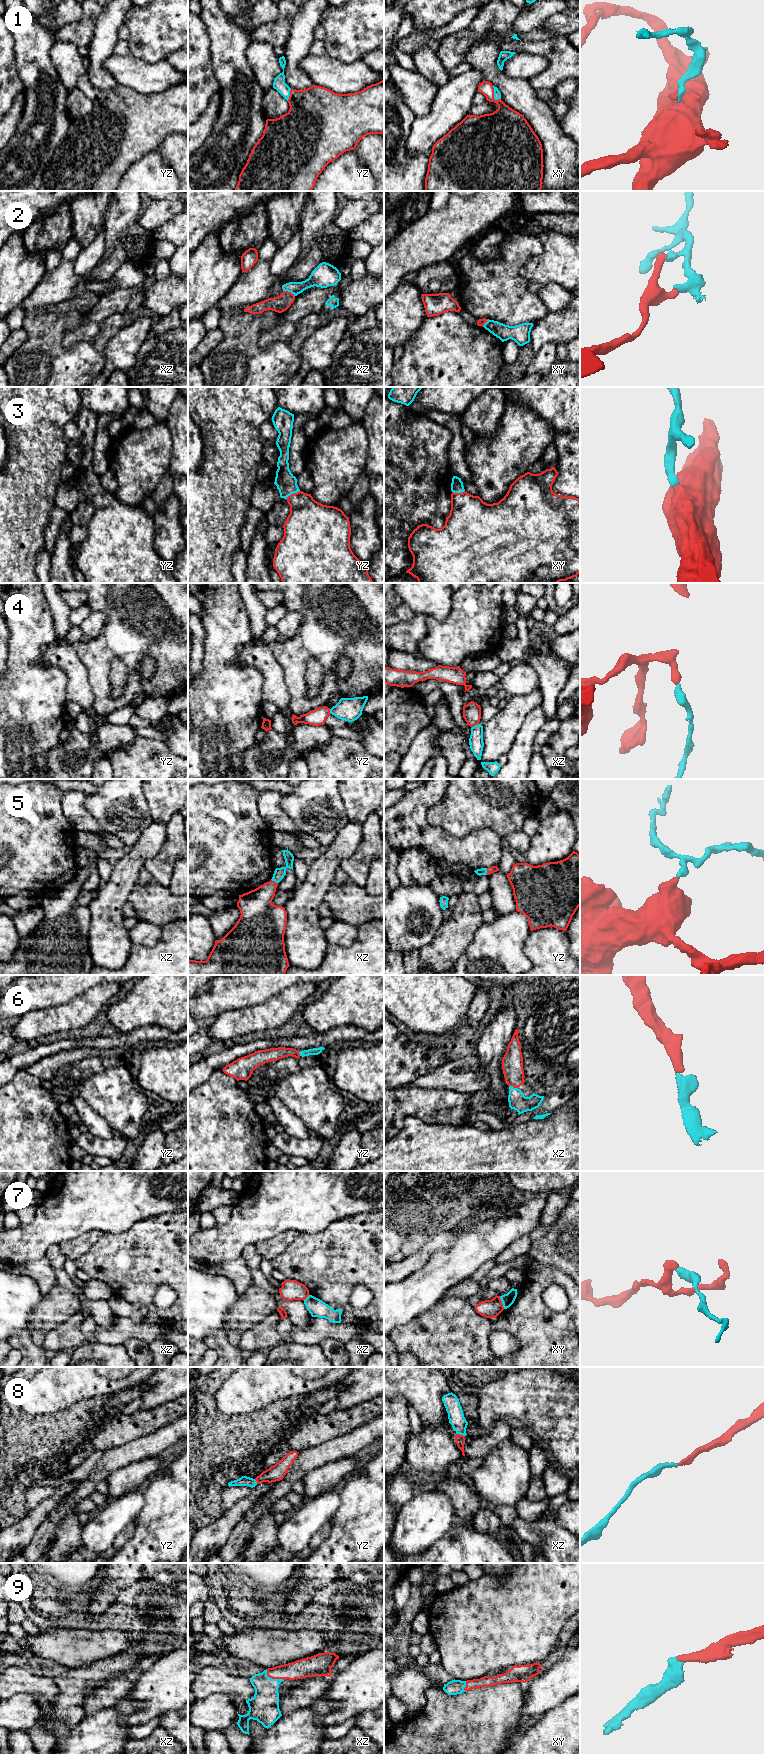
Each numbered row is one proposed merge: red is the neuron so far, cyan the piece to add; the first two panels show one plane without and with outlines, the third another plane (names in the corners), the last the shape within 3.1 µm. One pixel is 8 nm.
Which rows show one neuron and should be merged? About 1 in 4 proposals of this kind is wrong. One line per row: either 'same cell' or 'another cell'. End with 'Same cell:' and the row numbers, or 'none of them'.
1: same cell
2: another cell
3: same cell
4: another cell
5: same cell
6: same cell
7: another cell
8: same cell
9: same cell
Same cell: 1, 3, 5, 6, 8, 9

